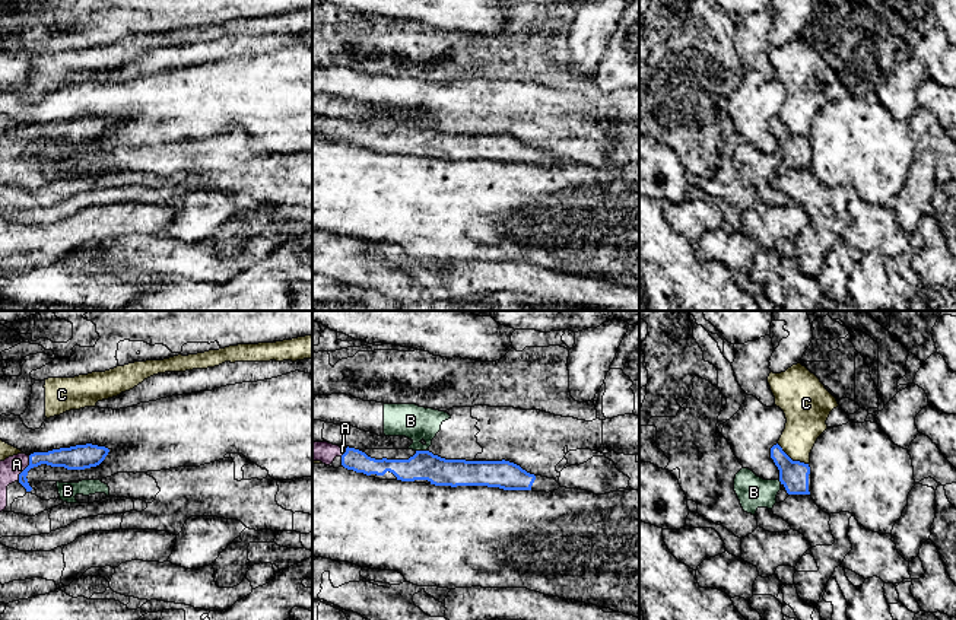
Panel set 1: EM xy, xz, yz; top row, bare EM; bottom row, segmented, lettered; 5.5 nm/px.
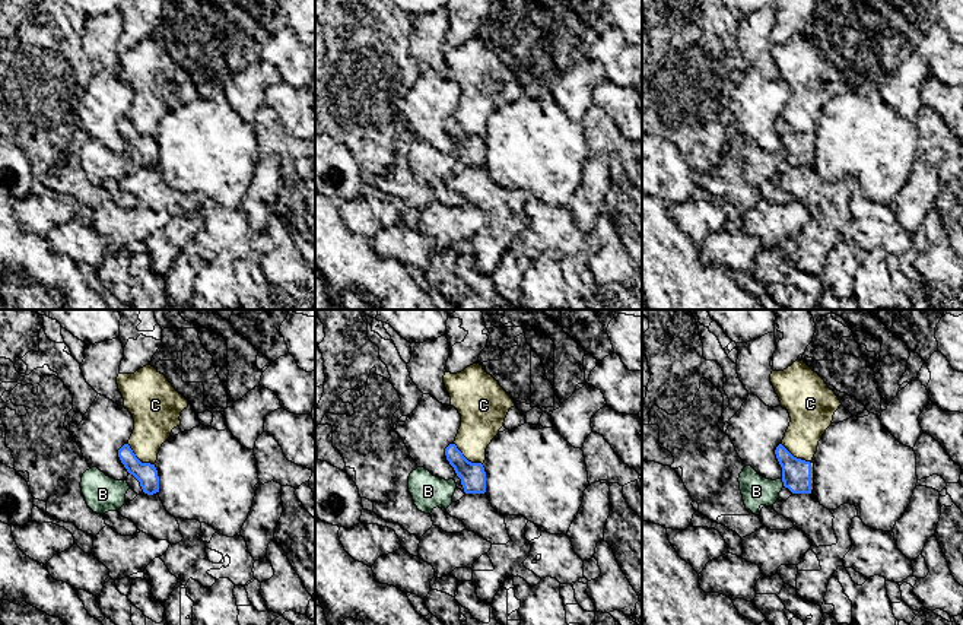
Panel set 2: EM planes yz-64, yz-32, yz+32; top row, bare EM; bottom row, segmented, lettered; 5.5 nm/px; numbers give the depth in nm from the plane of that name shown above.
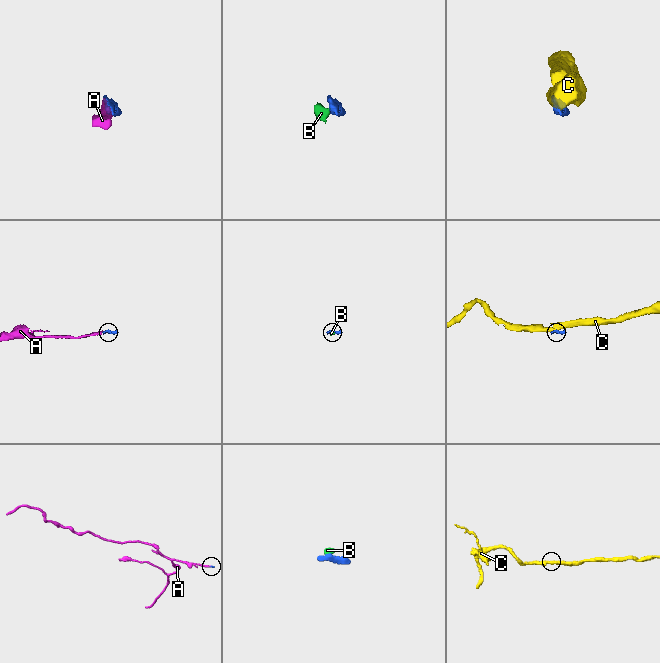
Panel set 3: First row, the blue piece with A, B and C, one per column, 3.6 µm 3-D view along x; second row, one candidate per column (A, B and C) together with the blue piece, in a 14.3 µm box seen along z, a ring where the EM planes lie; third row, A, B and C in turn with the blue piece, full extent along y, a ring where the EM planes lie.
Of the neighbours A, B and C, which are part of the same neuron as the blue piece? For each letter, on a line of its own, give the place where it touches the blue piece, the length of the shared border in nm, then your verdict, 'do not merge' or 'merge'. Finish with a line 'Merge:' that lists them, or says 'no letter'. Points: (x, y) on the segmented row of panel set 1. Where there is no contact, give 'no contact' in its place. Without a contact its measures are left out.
A: xy (25, 469) | 160 nm | merge
B: xz (422, 451) | 60 nm | do not merge
C: yz (791, 460) | 200 nm | do not merge
Merge: A

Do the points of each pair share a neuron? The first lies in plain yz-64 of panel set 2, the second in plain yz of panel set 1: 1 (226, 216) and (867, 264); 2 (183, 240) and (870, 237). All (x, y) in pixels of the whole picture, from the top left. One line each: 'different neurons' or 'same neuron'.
1: different neurons
2: same neuron

